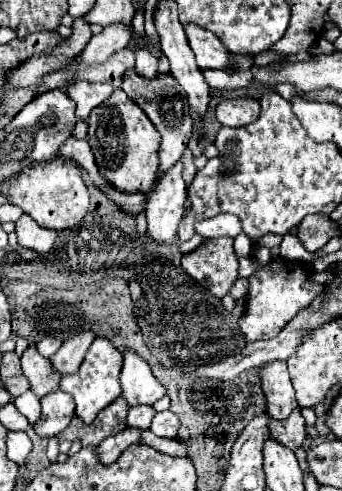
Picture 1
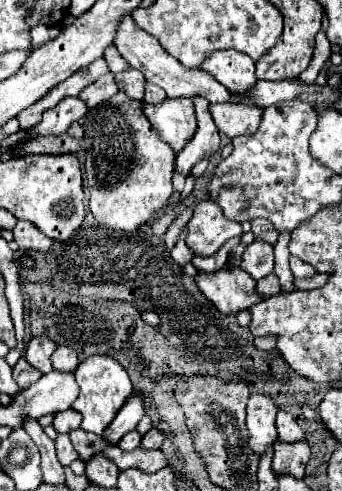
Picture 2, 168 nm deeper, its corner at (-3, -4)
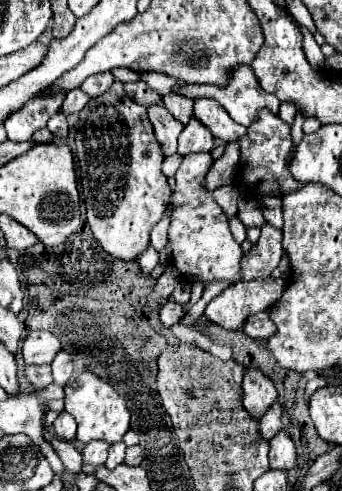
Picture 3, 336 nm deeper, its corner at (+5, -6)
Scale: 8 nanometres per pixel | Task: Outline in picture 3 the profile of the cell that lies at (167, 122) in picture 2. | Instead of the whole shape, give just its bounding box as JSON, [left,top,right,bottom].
[164,94,192,122]

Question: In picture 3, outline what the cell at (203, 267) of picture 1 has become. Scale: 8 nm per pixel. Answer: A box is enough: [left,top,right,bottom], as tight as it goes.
[204,278,286,330]

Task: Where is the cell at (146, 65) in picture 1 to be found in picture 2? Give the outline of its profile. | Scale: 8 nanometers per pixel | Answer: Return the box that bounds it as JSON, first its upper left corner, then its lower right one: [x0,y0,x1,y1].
[144,82,166,104]

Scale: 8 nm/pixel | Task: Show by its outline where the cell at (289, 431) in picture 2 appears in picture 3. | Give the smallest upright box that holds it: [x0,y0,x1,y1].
[270,430,296,470]

